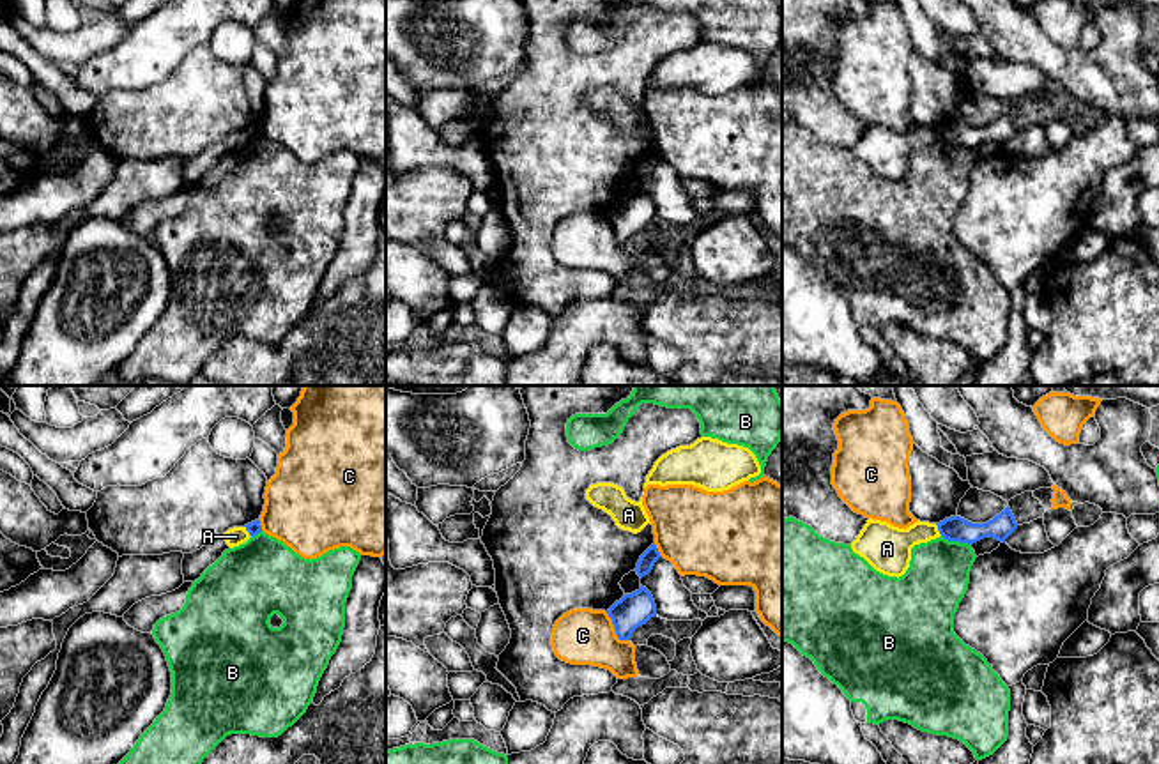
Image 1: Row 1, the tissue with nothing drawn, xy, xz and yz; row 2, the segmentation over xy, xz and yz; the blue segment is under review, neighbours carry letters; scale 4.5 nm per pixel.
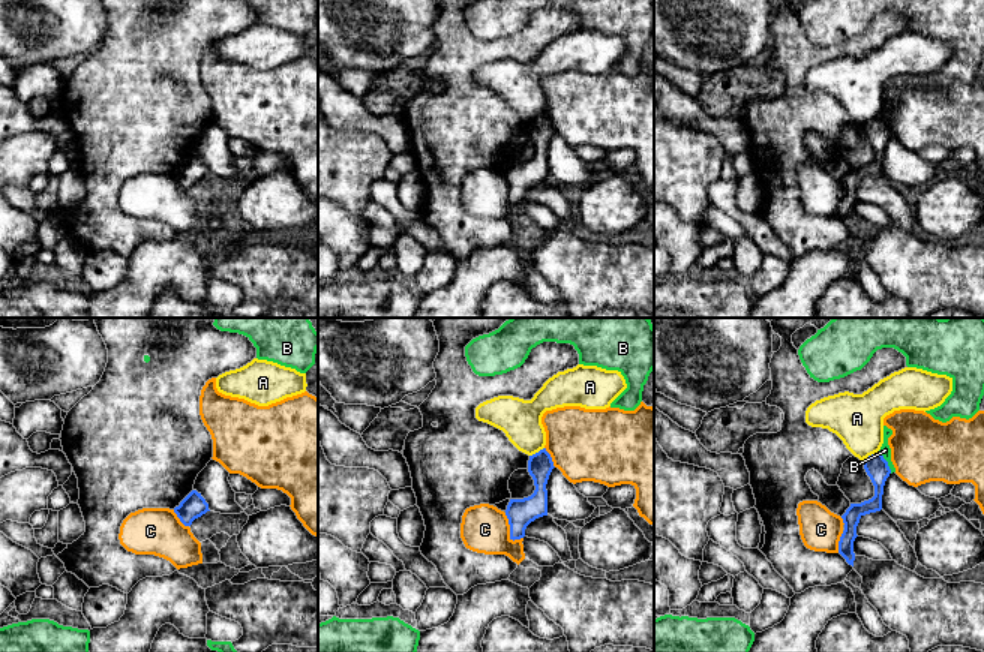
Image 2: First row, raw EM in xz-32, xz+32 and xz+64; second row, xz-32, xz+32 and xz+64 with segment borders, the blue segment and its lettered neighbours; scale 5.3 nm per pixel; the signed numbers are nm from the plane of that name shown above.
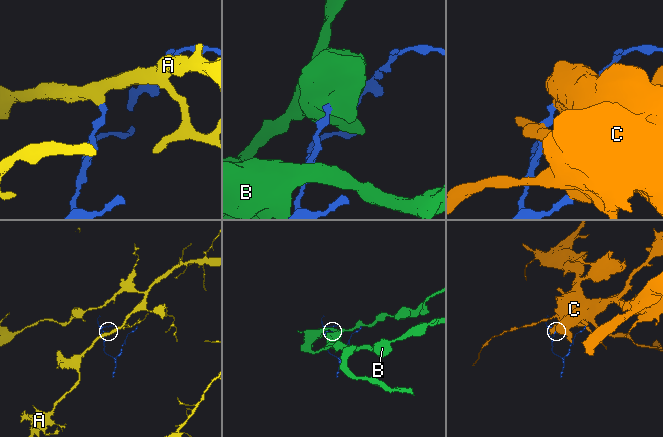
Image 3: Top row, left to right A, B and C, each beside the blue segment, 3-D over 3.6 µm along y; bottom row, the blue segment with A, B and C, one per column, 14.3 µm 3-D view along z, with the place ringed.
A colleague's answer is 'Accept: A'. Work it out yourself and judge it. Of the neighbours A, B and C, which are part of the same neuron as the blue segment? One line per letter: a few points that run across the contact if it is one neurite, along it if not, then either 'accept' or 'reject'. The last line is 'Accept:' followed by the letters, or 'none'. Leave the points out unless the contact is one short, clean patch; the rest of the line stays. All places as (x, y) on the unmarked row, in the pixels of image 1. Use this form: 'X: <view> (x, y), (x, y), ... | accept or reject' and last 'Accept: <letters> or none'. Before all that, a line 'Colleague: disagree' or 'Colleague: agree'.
Colleague: disagree
A: yz (935, 128), (942, 138) | reject
B: yz (942, 138), (952, 145), (967, 145), (970, 149) | reject
C: reject
Accept: none

